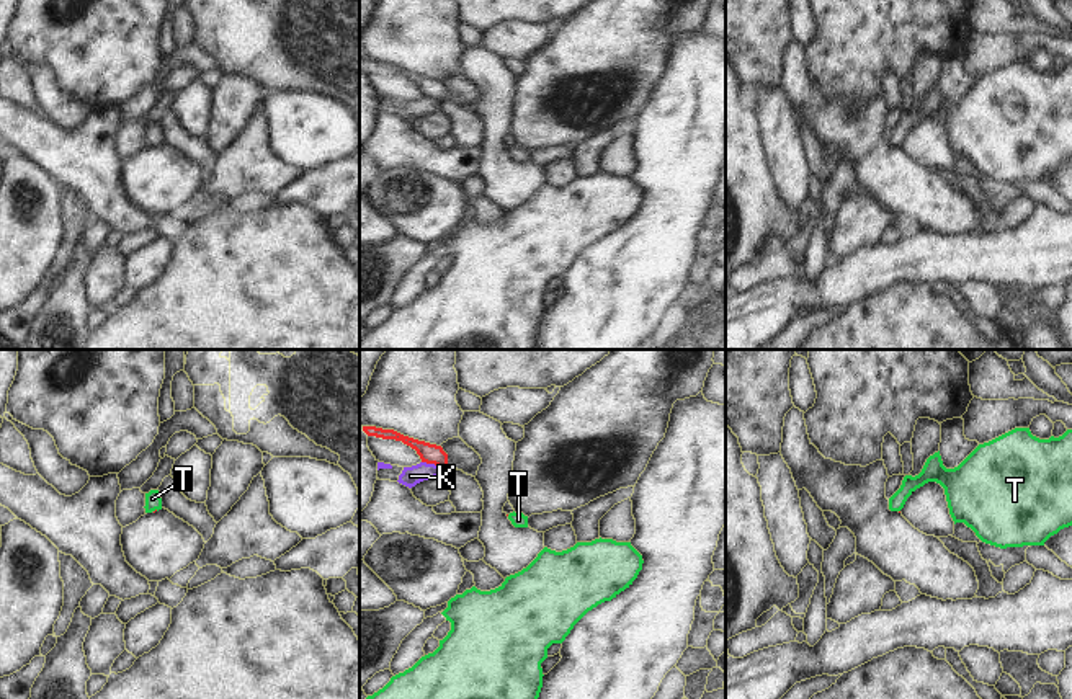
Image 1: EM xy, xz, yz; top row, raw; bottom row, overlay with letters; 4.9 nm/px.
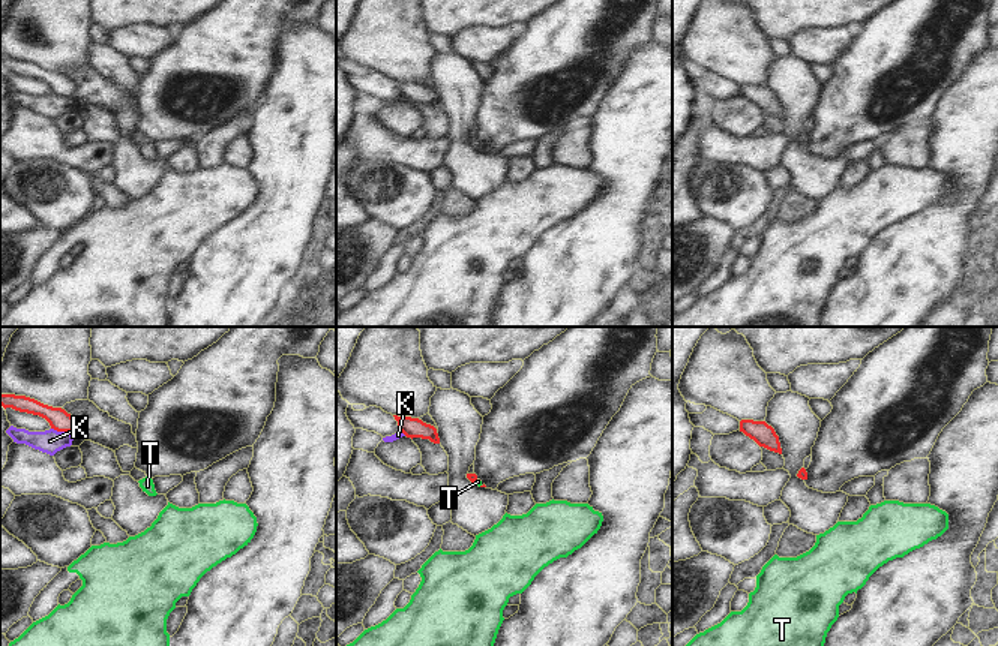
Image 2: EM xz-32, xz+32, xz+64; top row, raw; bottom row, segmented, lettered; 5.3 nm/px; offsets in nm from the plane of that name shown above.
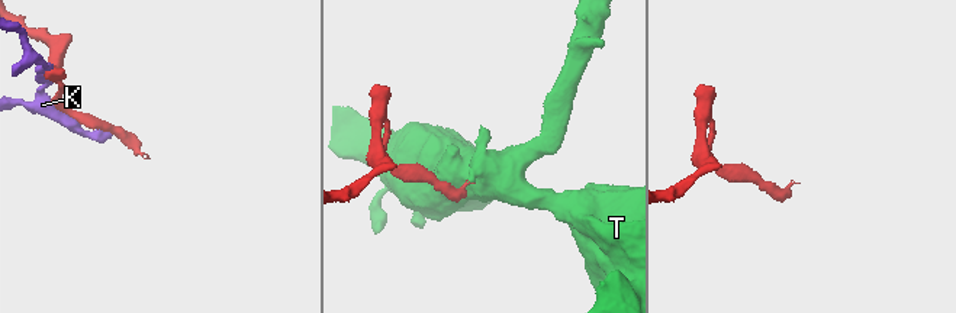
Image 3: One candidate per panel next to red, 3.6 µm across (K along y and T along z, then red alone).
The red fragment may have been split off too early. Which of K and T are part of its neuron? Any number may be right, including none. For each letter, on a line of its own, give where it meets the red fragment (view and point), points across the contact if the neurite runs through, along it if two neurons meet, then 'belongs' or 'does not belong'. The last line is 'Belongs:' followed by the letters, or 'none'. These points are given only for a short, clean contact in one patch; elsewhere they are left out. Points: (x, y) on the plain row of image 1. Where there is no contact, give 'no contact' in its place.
K: contact xz (432, 97); does not belong
T: no contact; belongs
Belongs: T

